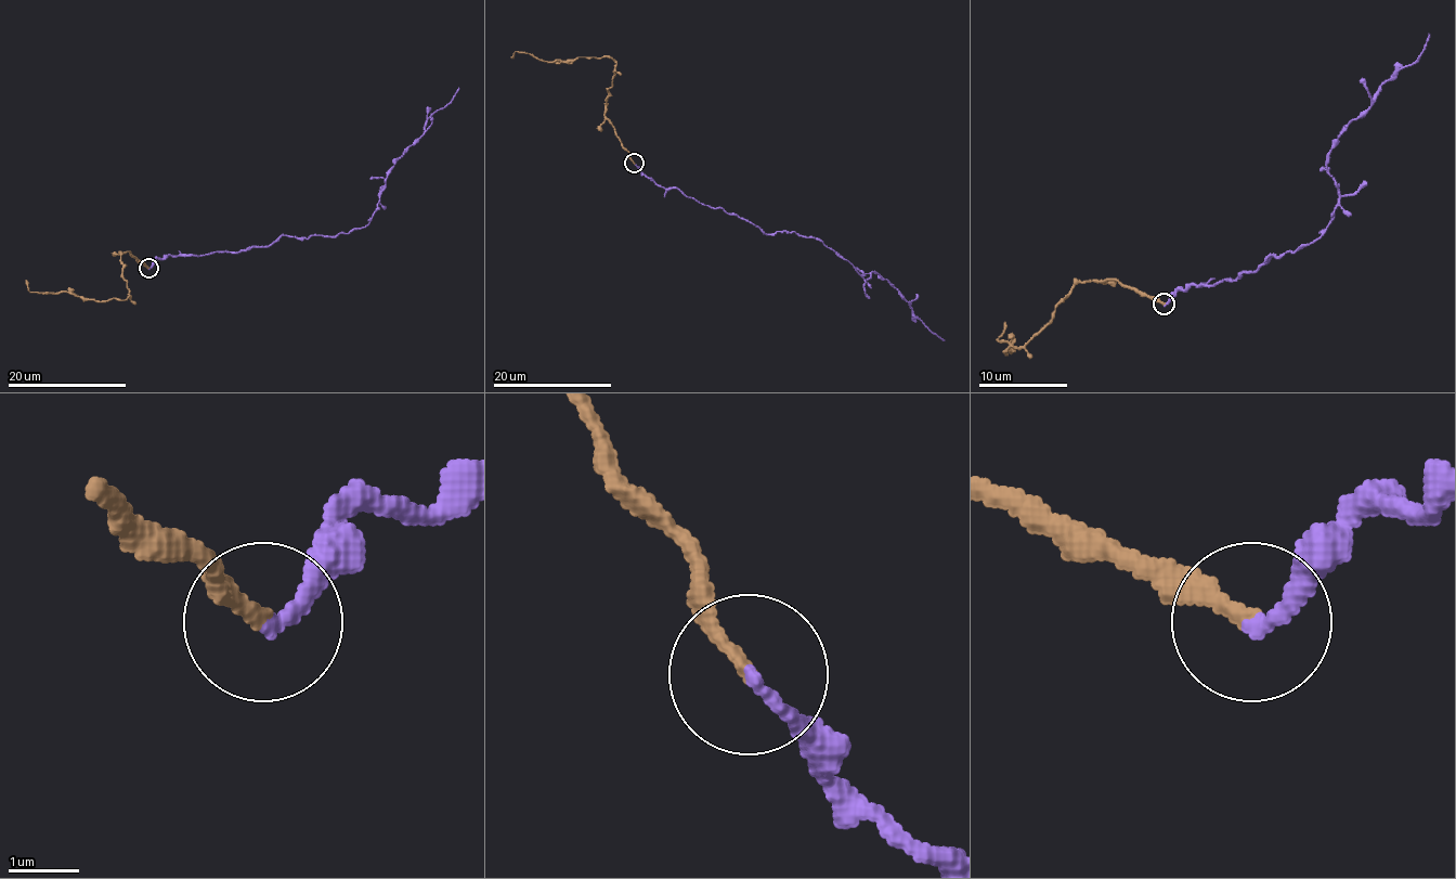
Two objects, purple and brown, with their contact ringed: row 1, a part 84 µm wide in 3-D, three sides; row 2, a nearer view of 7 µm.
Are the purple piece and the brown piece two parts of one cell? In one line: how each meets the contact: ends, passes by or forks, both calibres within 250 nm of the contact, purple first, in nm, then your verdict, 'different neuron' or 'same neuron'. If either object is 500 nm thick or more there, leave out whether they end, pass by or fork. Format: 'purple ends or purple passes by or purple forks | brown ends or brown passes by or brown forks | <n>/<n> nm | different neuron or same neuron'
purple ends | brown ends | 190/220 nm | different neuron

